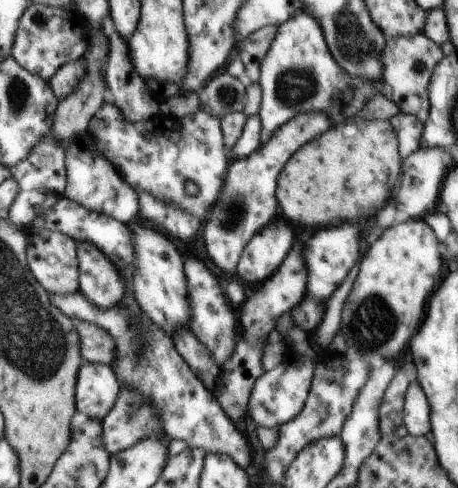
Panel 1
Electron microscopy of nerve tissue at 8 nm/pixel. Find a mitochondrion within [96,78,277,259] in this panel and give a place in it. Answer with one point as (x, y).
(243, 192)

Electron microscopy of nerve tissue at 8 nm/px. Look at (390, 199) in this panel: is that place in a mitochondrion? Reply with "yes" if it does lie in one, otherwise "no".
no

